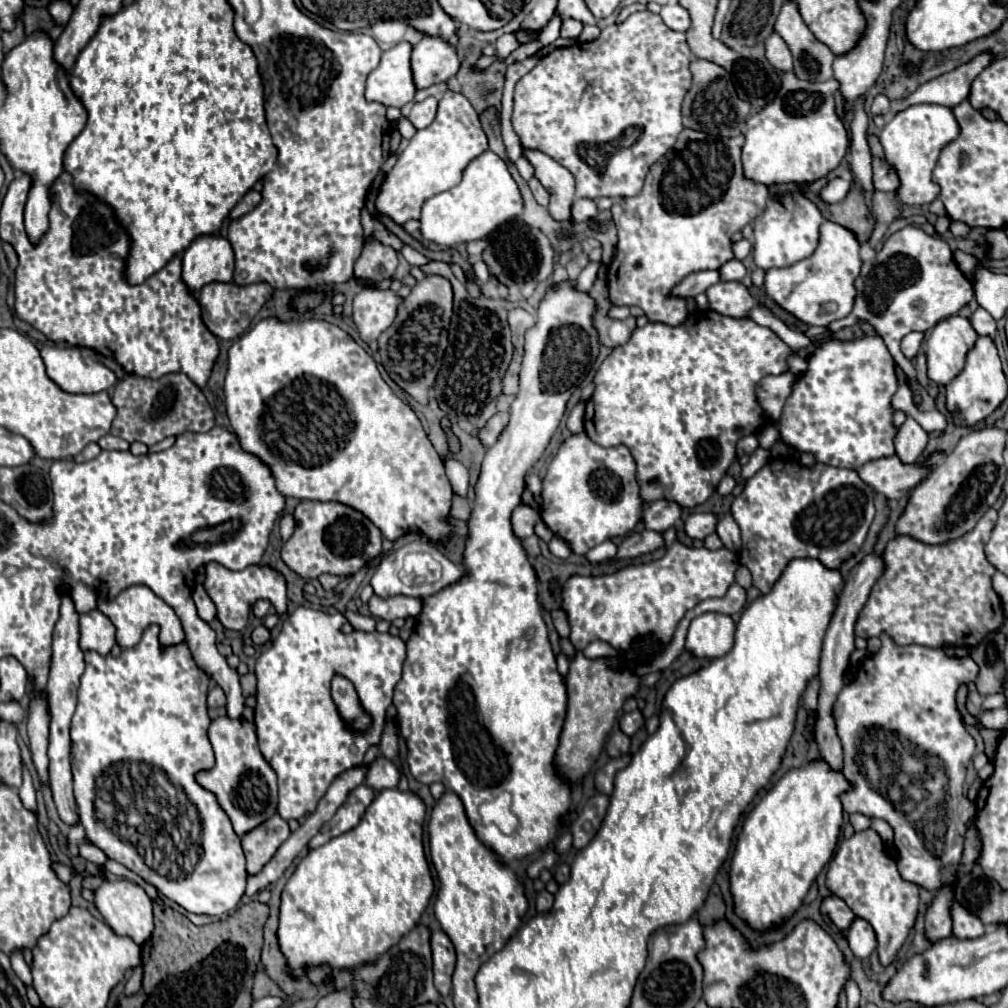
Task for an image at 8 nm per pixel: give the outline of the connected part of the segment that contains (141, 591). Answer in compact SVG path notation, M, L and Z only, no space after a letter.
M135 585L135 587L129 587L125 591L121 591L113 601L105 601L105 591L101 591L101 599L99 599L99 607L97 607L101 613L105 613L111 623L117 627L117 643L121 649L129 649L129 647L135 647L143 635L143 629L147 629L149 625L159 625L159 641L161 641L161 647L171 647L171 645L179 645L185 641L185 635L183 635L183 627L181 627L181 621L179 617L175 615L175 611L163 601L159 599L149 587L145 585Z

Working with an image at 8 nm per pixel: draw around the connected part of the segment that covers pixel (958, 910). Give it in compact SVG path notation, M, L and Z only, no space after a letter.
M957 899L951 901L951 921L953 921L953 935L959 939L975 939L985 933L985 925L969 913Z

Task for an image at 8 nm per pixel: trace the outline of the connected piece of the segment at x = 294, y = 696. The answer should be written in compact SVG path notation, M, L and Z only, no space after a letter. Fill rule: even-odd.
M297 607L295 613L283 621L279 635L273 639L271 649L261 653L255 665L255 675L257 675L255 727L257 727L259 749L279 779L277 811L285 821L313 813L319 799L325 795L327 787L331 785L331 781L345 769L363 763L367 749L371 745L379 745L381 731L385 725L385 709L391 705L393 689L399 683L403 661L405 661L405 643L401 641L401 637L393 637L389 633L379 633L379 631L343 633L341 629L333 627L331 615L307 607ZM335 675L343 675L355 685L363 707L373 717L373 729L367 735L343 727L343 721L329 693L331 679Z

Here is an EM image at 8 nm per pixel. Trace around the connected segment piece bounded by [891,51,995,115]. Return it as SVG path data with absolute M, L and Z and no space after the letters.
M983 51L979 55L975 55L969 63L959 65L959 69L953 69L951 73L945 73L943 77L935 77L935 81L927 81L927 85L921 85L915 93L911 93L909 97L905 97L903 101L895 99L891 101L891 115L917 105L917 103L937 103L937 105L945 105L945 107L955 107L959 105L969 89L973 79L989 65L993 63L993 55L989 51Z

